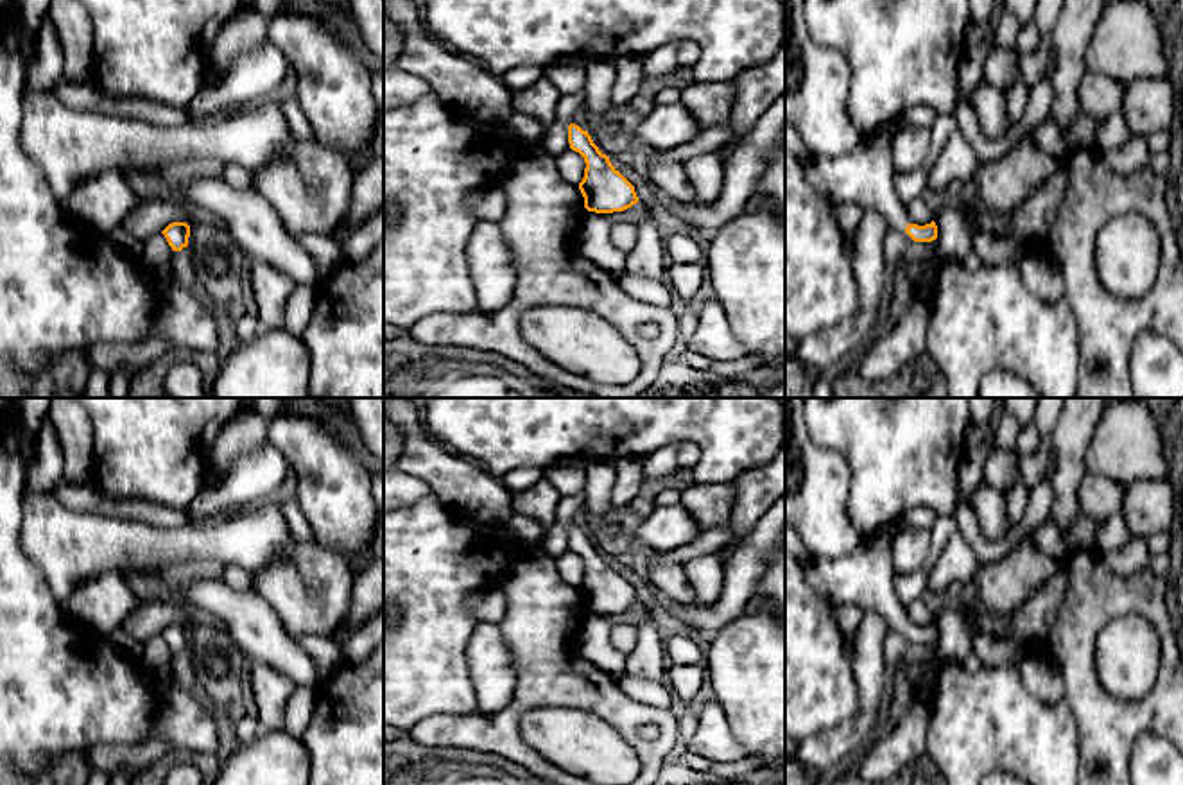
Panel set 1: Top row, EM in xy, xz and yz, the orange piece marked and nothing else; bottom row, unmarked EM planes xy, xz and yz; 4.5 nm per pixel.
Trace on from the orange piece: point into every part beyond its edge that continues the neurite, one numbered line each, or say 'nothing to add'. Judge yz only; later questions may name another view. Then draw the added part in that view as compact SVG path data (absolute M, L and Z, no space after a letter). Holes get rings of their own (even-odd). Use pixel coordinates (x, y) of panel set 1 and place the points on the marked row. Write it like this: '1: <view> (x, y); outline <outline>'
nothing to add

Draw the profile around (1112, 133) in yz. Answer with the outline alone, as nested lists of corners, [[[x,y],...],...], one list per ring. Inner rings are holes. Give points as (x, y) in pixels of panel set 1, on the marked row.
[[[1118,109],[1099,124],[1099,127],[1097,127],[1097,149],[1101,152],[1118,149],[1131,136],[1133,134],[1126,124],[1126,118],[1124,118],[1122,111]]]

